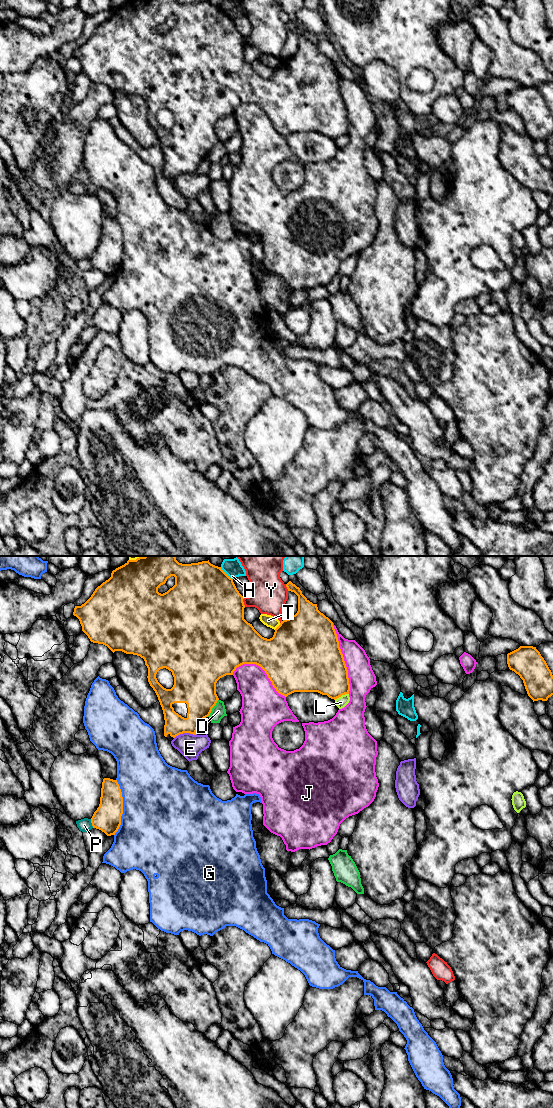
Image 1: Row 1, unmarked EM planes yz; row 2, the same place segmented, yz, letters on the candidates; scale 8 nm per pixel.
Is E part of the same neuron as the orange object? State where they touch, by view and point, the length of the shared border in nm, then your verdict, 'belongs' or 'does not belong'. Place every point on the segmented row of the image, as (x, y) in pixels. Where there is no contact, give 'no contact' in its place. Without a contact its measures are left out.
contact yz (185, 732); length 190 nm; does not belong

